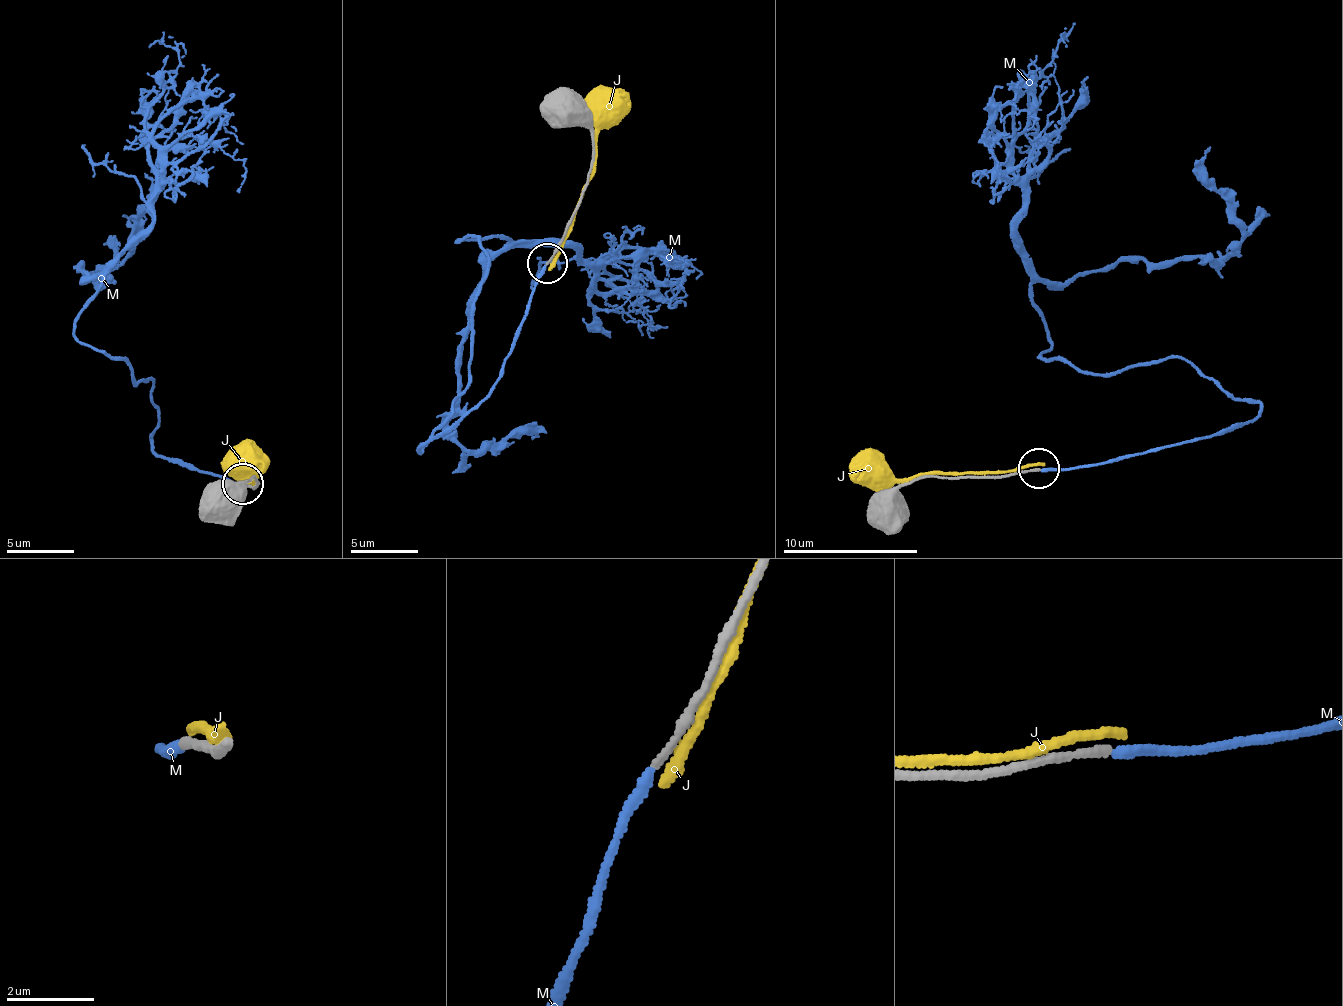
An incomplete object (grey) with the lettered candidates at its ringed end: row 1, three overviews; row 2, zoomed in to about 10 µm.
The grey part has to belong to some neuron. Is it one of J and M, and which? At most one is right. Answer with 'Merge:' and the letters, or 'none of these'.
Merge: none of these

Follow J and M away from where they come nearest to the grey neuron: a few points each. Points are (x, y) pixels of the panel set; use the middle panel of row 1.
J: (552, 262), (565, 237), (597, 143), (597, 133), (613, 112)
M: (548, 265), (499, 375), (420, 448), (467, 384), (487, 253), (469, 236), (505, 245), (448, 434), (534, 439)

